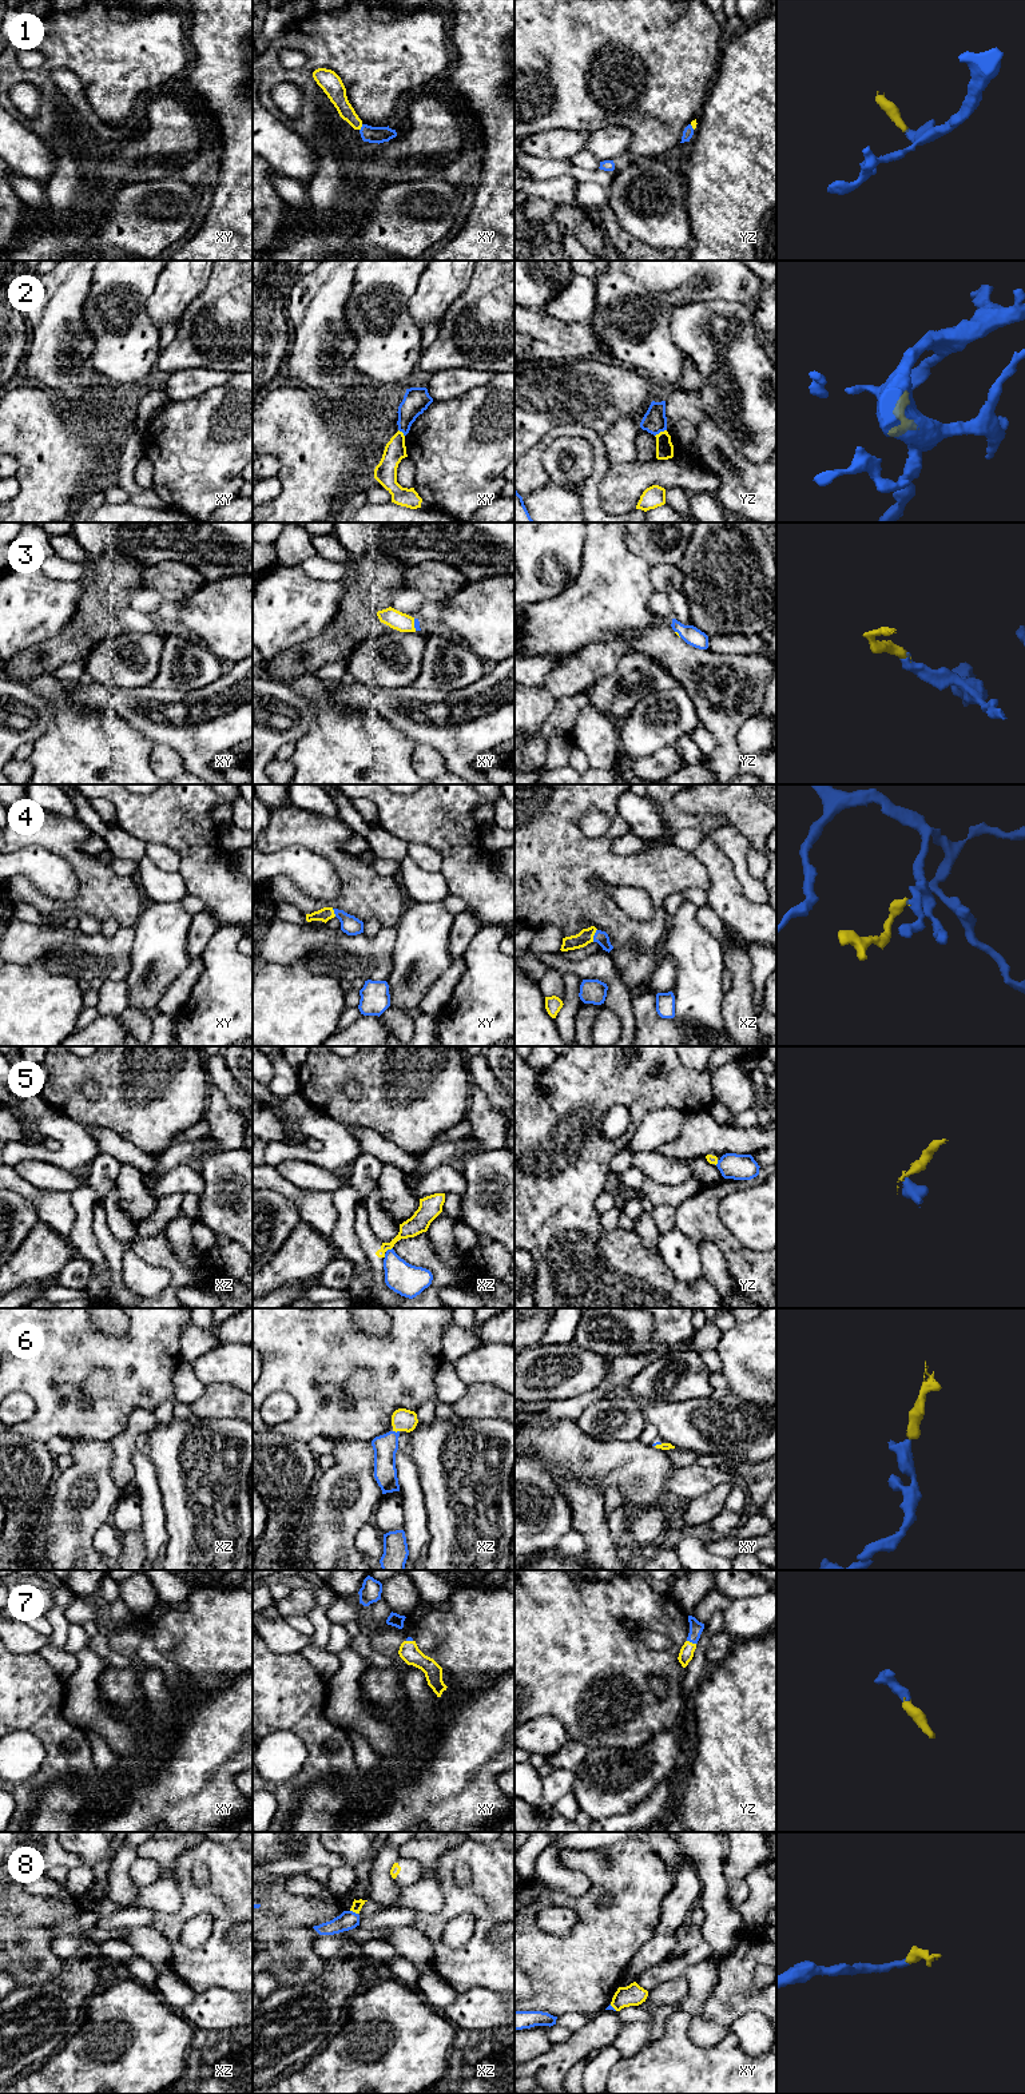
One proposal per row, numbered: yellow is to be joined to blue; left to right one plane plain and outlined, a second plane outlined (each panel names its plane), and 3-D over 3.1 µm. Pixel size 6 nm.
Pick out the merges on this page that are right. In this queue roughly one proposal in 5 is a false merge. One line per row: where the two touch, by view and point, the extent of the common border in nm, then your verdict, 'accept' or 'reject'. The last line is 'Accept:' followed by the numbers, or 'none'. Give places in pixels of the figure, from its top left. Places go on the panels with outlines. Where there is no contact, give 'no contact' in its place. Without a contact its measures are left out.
1: xy (361, 127) | 40 nm | accept
2: yz (660, 430) | 80 nm | reject
3: xy (414, 624) | 70 nm | accept
4: xz (594, 936) | 80 nm | accept
5: xz (388, 1250) | 50 nm | reject
6: xz (394, 1431) | 40 nm | accept
7: yz (691, 1641) | 60 nm | accept
8: xz (354, 1912) | 50 nm | reject
Accept: 1, 3, 4, 6, 7

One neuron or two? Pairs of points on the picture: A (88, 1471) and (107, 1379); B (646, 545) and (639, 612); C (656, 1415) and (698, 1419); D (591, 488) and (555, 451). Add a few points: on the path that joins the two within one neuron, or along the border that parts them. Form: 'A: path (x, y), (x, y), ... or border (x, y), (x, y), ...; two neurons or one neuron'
A: border (71, 1438), (108, 1441); two neurons
B: border (624, 536), (626, 545), (651, 567); two neurons
C: path (667, 1417), (671, 1419), (687, 1419); one neuron
D: border (592, 449), (592, 472), (577, 483), (581, 508); two neurons

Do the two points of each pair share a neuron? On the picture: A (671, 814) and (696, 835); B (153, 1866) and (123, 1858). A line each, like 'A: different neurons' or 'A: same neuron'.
A: different neurons
B: different neurons

